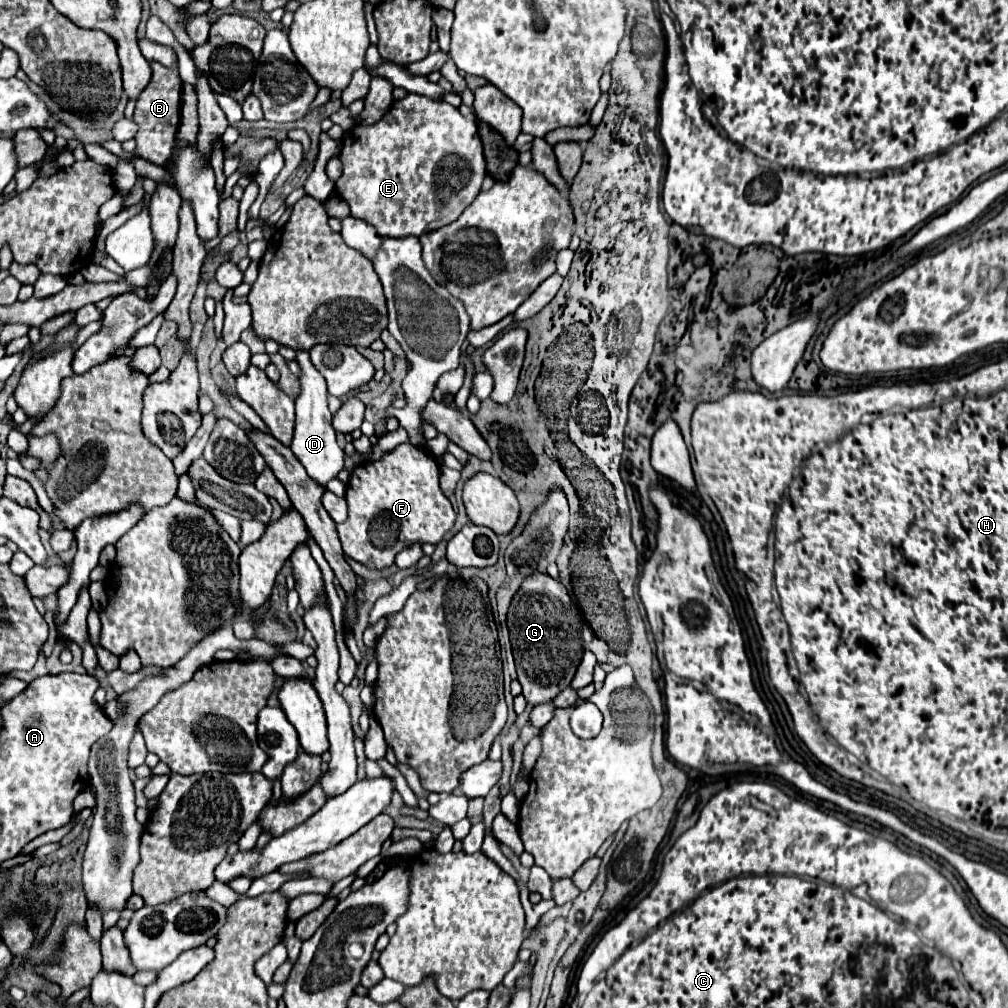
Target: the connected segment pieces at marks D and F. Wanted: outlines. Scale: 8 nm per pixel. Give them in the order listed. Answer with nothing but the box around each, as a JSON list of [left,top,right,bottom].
[[290,350,344,486],[338,442,456,568]]

